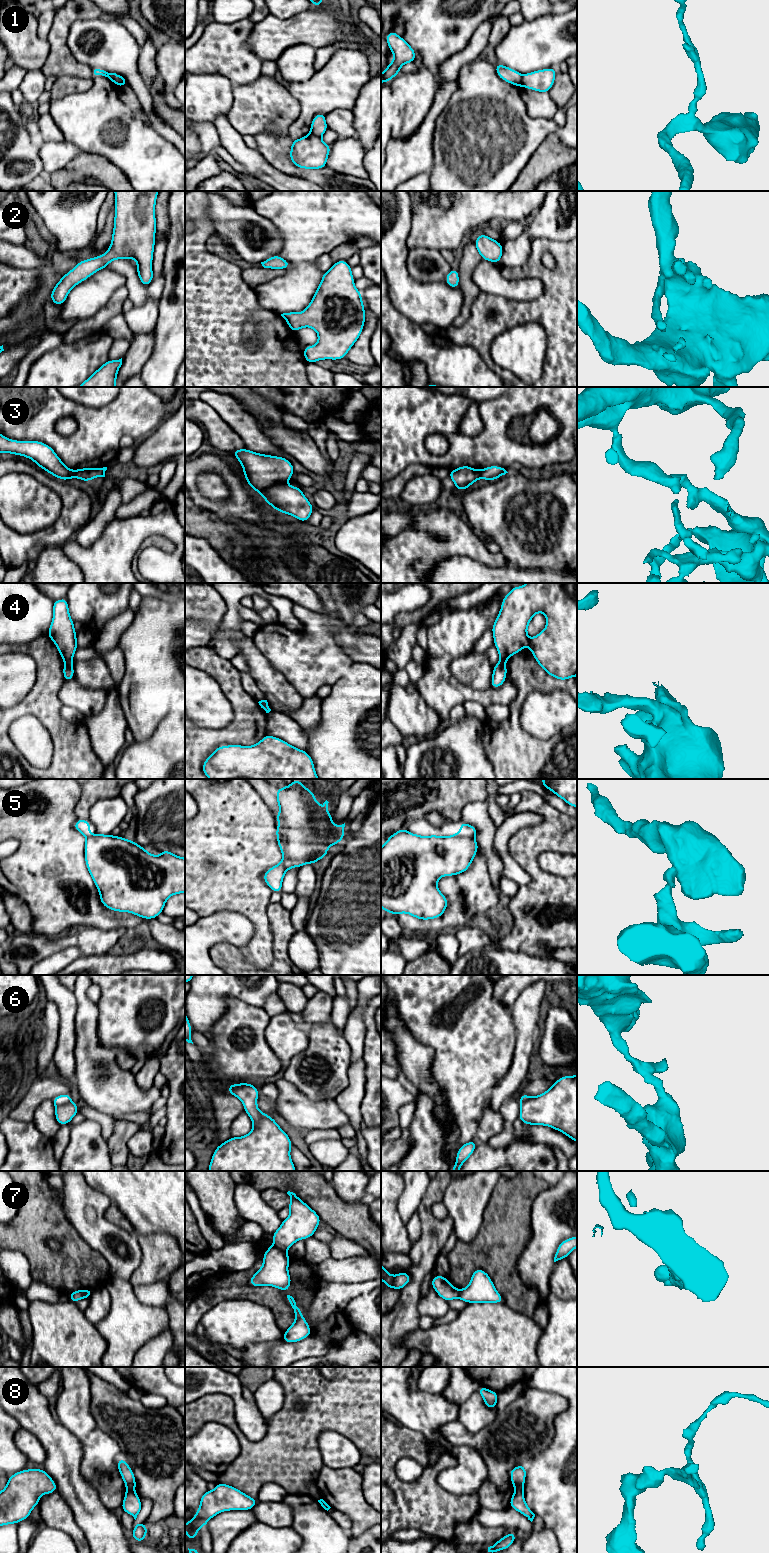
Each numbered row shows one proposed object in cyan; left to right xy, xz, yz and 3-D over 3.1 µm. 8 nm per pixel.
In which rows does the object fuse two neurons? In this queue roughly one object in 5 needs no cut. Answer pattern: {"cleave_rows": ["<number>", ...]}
{"cleave_rows": ["1", "3", "4", "5", "6", "7", "8"]}

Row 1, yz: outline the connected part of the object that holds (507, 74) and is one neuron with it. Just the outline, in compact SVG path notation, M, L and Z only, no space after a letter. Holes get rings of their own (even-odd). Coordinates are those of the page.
M499 63L495 64L495 69L499 78L512 85L522 87L522 75L518 71Z

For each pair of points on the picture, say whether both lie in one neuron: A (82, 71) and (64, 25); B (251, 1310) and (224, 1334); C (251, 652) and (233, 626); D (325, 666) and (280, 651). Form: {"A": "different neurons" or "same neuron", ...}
{"A": "same neuron", "B": "same neuron", "C": "different neurons", "D": "same neuron"}

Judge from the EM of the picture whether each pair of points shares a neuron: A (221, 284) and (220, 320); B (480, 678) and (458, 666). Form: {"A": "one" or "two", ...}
{"A": "one", "B": "one"}

